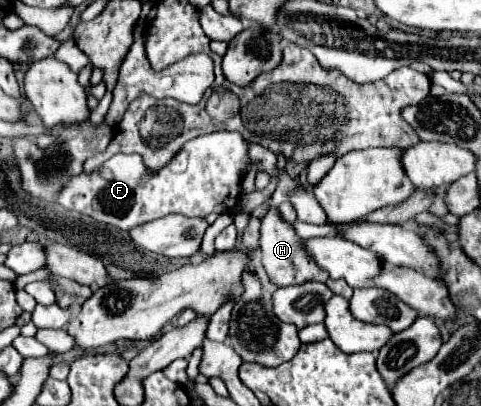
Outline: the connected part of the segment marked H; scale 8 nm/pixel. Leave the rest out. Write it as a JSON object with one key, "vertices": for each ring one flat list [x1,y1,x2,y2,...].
{"vertices":[[268,208,268,212,262,216,260,226,260,250,262,250,262,266,270,280,276,286,292,286,292,284,304,284,310,280,320,280,320,276,330,278,328,272,318,268,314,258,304,250,304,238,300,238,294,230,294,224,282,220,278,208]]}

